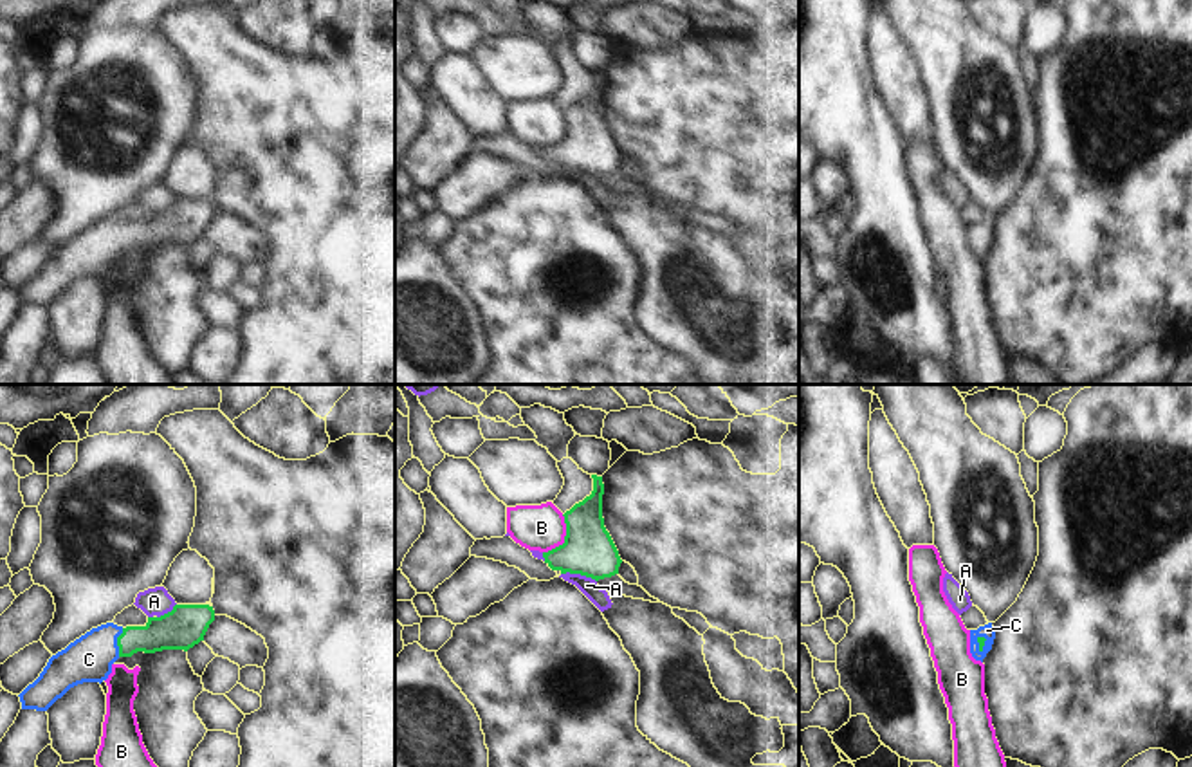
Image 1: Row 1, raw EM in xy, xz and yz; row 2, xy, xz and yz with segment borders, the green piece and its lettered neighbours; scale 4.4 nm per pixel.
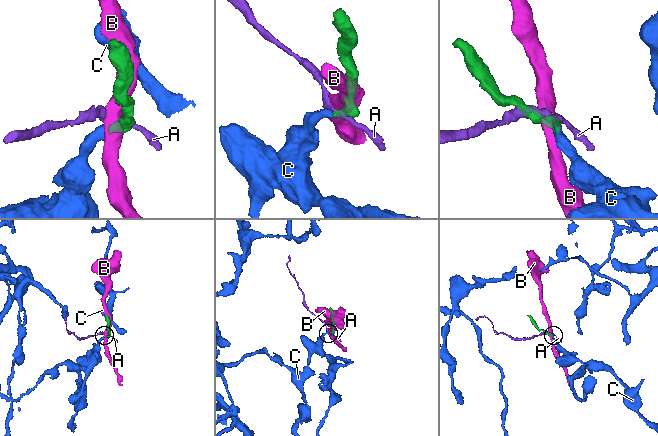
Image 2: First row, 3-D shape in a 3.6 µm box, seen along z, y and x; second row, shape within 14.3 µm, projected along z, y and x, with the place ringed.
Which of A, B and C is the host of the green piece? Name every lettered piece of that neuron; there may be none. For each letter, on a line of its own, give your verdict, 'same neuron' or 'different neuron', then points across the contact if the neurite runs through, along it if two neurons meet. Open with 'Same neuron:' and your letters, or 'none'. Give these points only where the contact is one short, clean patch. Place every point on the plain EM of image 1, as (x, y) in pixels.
Same neuron: C
A: different neuron; border xz (561, 168), (579, 168), (596, 177)
B: different neuron; border xz (563, 110), (565, 136), (543, 148)
C: same neuron; way xy (172, 226), (148, 235), (118, 239), (103, 240), (89, 255)

